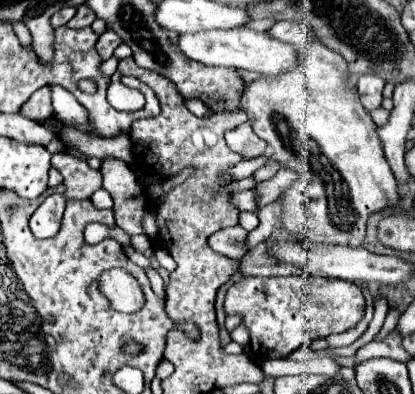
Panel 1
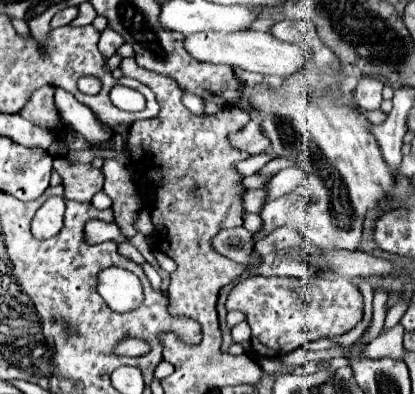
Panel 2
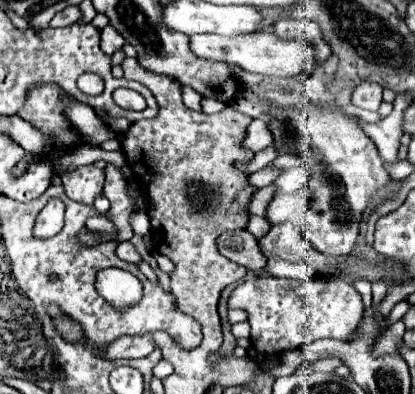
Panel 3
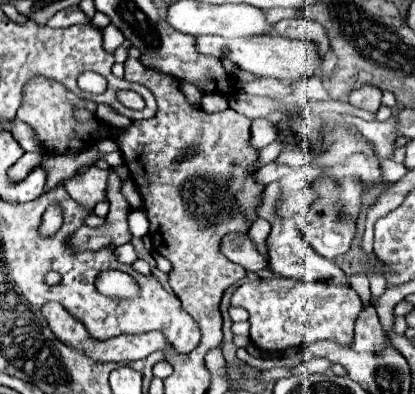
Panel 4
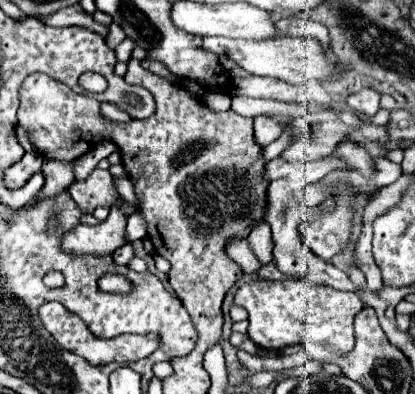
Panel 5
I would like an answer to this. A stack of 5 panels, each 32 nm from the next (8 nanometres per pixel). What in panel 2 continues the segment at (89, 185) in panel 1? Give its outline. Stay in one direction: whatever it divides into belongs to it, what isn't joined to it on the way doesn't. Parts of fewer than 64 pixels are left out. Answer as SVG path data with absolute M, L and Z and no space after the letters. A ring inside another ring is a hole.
M56 155L53 158L53 168L62 176L64 196L86 196L92 198L98 190L102 190L104 176L100 170L92 168L91 164L72 162L66 156Z

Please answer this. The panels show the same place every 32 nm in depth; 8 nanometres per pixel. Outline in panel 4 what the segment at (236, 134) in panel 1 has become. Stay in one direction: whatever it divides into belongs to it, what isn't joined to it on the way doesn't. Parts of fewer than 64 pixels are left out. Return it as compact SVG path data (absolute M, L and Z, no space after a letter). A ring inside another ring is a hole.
M256 118L252 122L250 130L250 146L254 150L262 150L264 146L272 144L276 140L276 126L264 118Z

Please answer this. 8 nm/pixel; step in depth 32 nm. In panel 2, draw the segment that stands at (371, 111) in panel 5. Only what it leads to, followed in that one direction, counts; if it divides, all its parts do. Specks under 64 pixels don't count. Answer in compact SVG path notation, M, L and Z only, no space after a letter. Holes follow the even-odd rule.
M362 76L354 90L356 104L364 110L378 110L380 102L382 102L382 88L384 88L384 84L378 78Z

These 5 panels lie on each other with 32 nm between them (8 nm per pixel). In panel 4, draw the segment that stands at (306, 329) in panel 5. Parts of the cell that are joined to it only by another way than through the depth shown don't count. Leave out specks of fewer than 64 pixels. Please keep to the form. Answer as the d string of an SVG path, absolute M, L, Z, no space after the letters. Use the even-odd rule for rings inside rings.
M258 278L238 286L230 304L238 304L250 314L250 340L261 351L283 352L316 340L336 340L352 344L354 324L362 312L362 300L354 288L326 282L304 282L292 278Z

